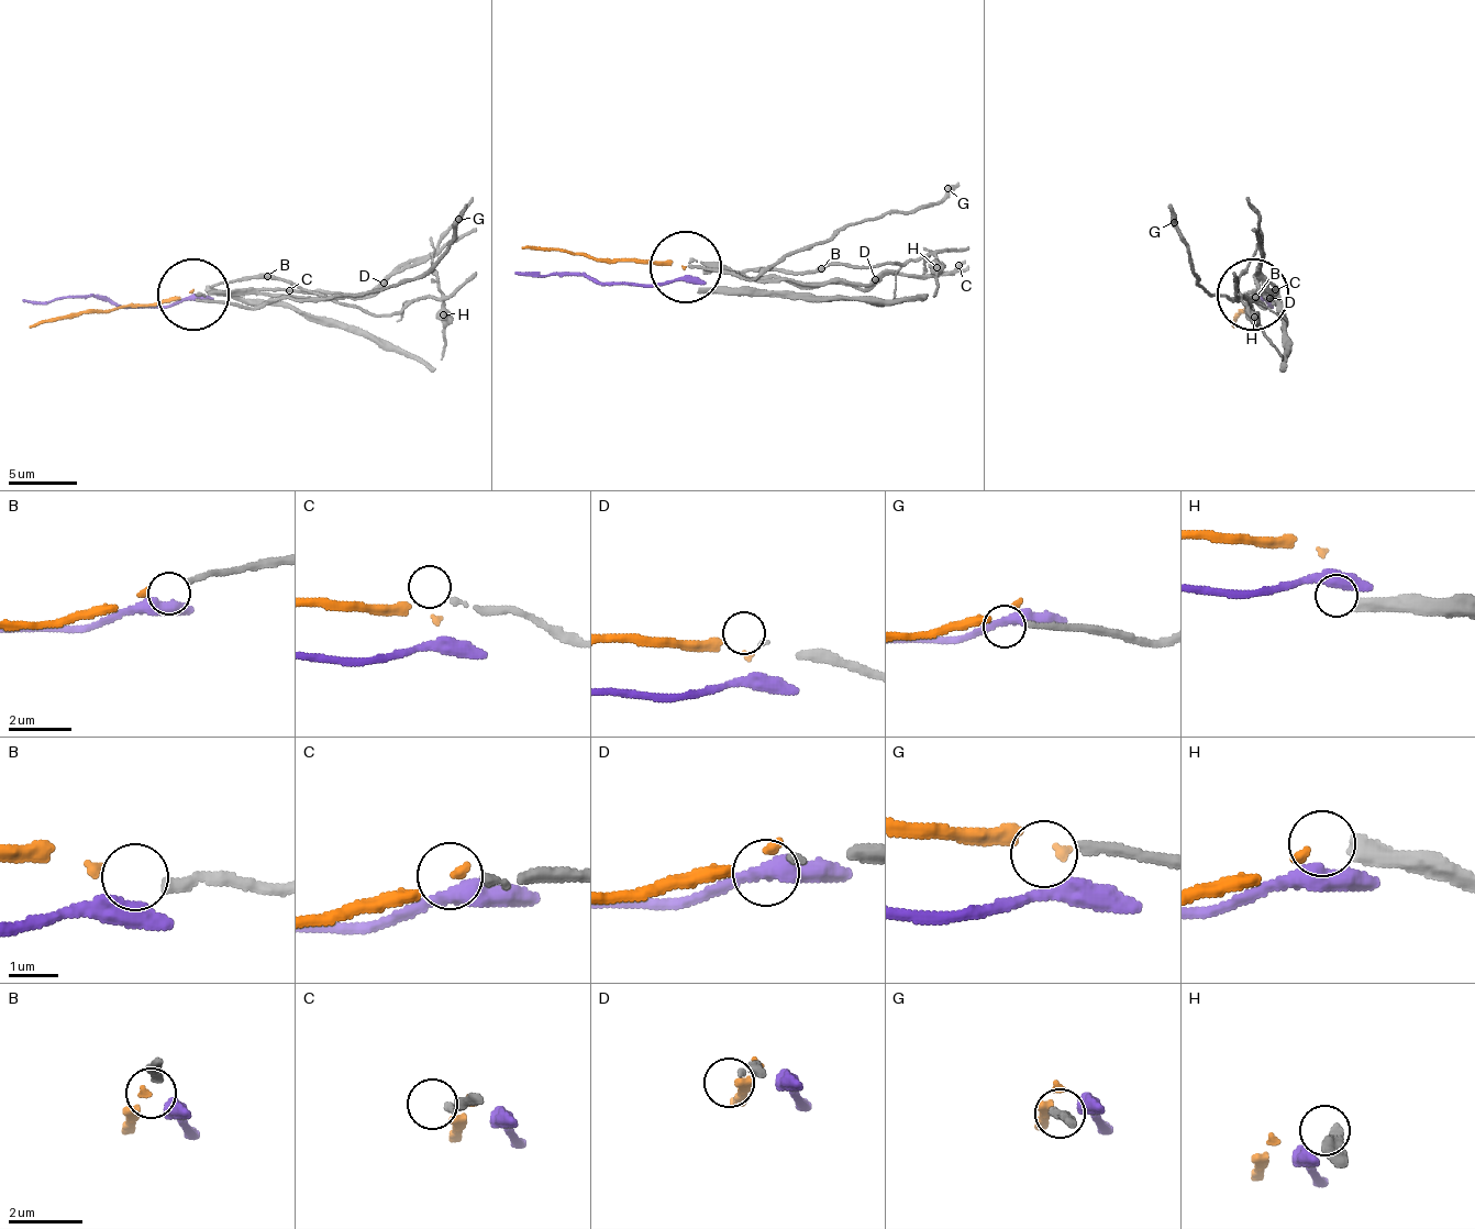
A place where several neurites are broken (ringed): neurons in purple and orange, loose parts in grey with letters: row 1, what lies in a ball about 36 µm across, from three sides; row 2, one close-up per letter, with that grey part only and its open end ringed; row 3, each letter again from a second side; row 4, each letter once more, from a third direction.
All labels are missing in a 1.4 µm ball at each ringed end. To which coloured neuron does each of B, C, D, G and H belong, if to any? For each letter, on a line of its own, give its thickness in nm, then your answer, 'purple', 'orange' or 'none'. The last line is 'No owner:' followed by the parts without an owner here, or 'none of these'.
B: 190 nm thick; orange
C: 140 nm thick; none
D: 80 nm thick; none
G: 200 nm thick; none
H: 360 nm thick; none
No owner: C, D, G, H

